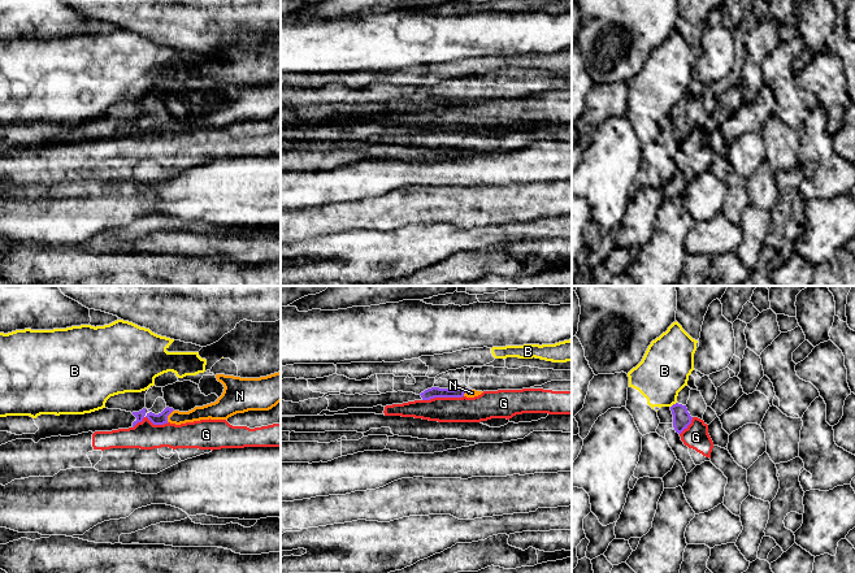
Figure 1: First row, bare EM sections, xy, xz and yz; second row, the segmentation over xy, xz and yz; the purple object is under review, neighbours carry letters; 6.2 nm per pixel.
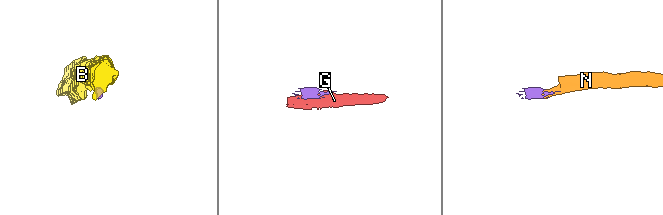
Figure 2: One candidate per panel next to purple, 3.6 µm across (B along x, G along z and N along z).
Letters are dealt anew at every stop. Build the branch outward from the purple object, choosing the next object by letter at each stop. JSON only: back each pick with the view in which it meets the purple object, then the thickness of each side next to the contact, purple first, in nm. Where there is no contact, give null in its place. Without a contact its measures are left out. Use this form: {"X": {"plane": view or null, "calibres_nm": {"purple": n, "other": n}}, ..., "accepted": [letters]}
{"N": {"plane": "xy", "calibres_nm": {"purple": 70, "other": 90}}, "accepted": ["N"]}

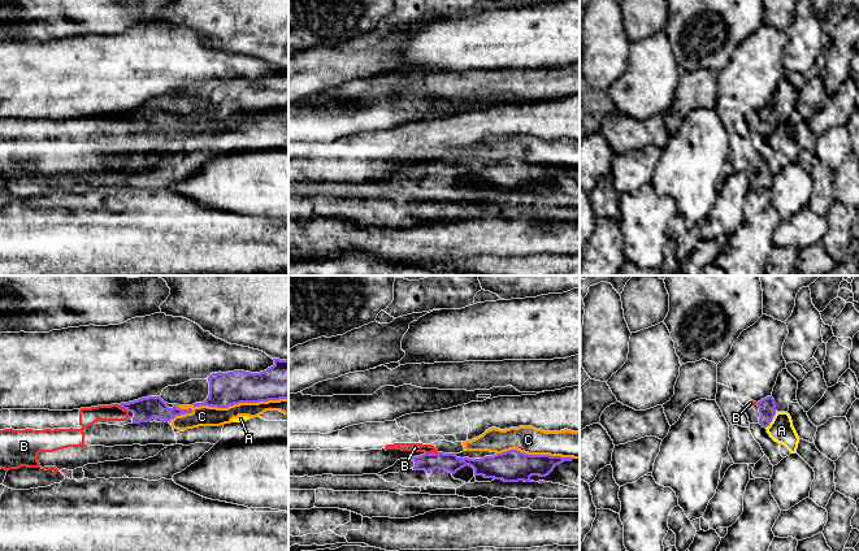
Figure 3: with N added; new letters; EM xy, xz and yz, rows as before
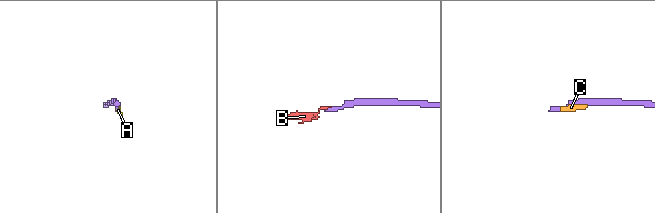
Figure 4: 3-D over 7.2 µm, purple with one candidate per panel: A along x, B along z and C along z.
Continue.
{"accepted": []}

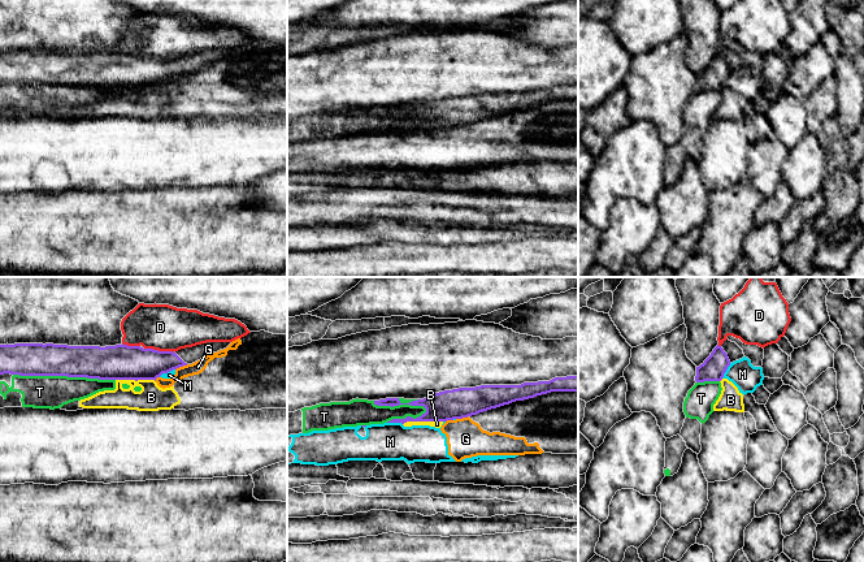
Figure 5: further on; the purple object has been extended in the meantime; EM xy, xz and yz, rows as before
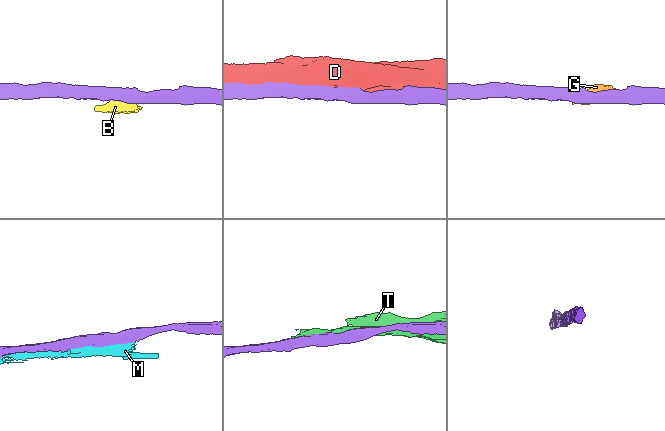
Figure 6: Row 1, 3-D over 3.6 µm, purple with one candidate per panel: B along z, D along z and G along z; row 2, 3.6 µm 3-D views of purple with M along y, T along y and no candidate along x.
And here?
{"accepted": []}

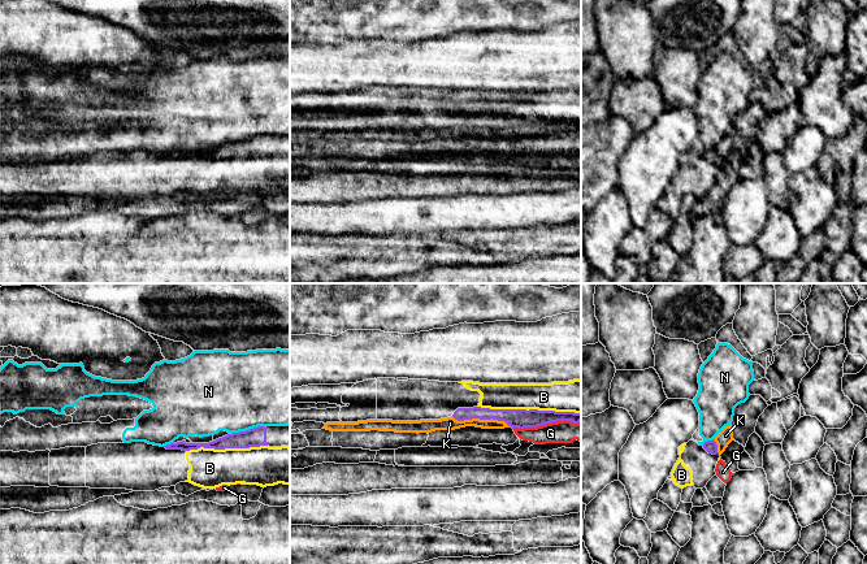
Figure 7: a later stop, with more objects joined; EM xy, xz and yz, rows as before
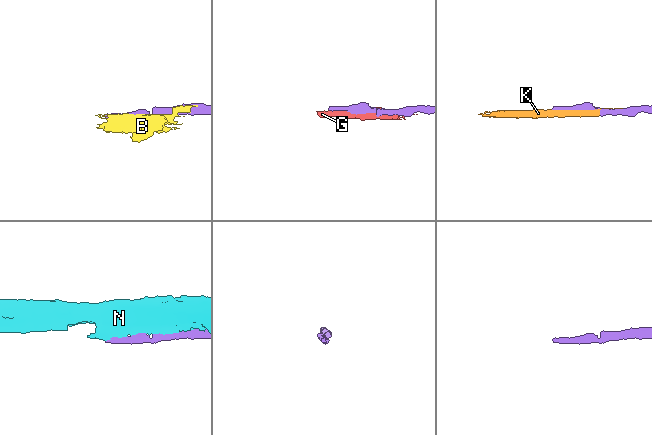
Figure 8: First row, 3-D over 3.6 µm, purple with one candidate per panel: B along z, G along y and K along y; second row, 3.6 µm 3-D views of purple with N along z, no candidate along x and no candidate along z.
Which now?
{"K": {"plane": "xz", "calibres_nm": {"purple": 120, "other": 80}}, "accepted": ["K"]}

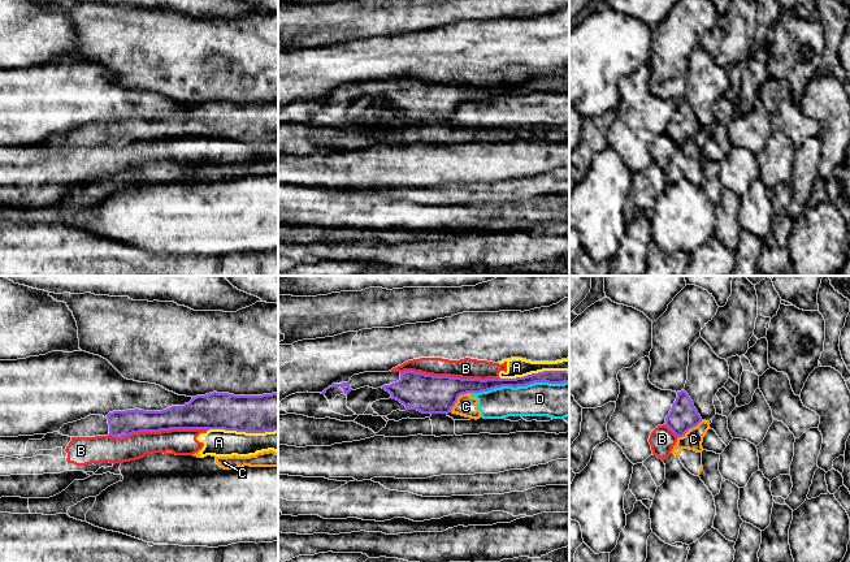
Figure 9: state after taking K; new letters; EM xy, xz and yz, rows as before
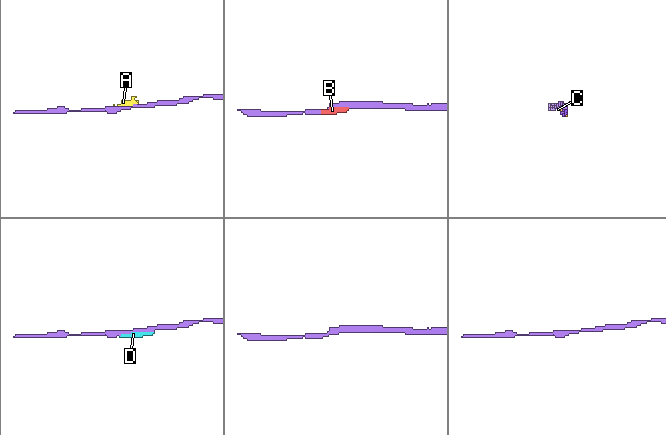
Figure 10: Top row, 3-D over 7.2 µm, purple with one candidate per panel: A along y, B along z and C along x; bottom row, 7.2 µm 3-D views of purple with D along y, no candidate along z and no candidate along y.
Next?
{"accepted": []}

